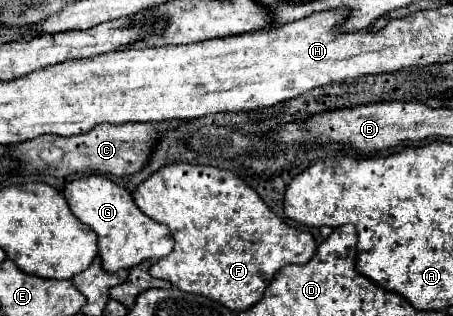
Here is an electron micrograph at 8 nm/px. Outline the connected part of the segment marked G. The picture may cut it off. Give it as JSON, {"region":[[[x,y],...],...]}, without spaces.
{"region":[[[90,174],[90,176],[76,178],[64,188],[64,196],[74,216],[96,232],[100,258],[102,258],[102,266],[106,272],[118,272],[122,268],[132,268],[134,264],[140,264],[144,260],[158,262],[160,258],[172,252],[174,240],[172,240],[168,226],[142,214],[140,208],[134,204],[134,198],[130,196],[130,192],[114,184],[110,178],[102,174]]]}

